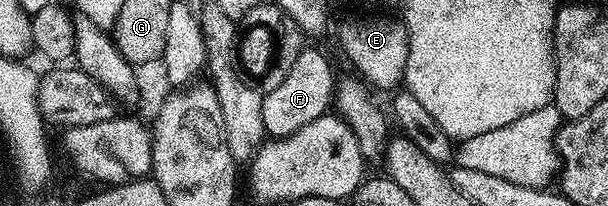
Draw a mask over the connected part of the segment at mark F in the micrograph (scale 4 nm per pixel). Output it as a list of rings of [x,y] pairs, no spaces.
[[[307,46],[295,58],[287,78],[283,83],[263,95],[263,126],[270,137],[290,136],[295,134],[307,122],[315,122],[315,118],[326,115],[335,100],[335,75],[329,60],[313,46]]]

